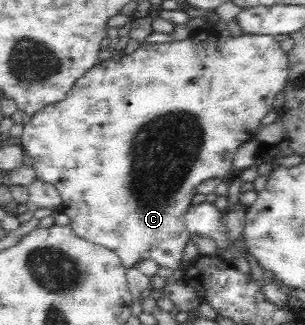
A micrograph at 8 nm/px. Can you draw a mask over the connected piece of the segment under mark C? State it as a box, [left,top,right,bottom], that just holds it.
[21,26,288,281]

